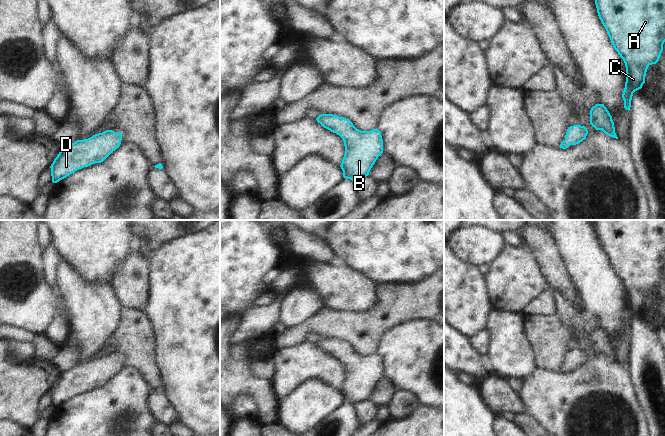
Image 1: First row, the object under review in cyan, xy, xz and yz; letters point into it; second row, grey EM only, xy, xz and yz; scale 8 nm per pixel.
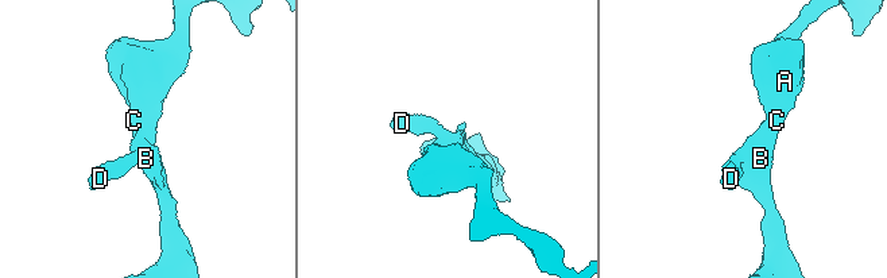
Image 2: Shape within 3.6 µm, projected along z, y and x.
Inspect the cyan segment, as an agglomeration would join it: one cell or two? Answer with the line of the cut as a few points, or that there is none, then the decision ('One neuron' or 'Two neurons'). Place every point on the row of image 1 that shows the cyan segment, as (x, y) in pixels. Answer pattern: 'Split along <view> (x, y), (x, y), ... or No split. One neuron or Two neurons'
No split. One neuron

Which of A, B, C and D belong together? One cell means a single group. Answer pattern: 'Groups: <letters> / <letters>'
Groups: A B C D

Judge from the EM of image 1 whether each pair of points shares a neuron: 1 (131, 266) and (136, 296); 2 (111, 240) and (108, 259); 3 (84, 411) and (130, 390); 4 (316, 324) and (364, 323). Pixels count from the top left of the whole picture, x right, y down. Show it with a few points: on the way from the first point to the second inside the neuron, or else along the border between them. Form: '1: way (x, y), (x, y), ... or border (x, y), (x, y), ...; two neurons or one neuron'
1: way (131, 273), (132, 289); one neuron
2: way (108, 245), (108, 254); one neuron
3: way (95, 411), (109, 411), (119, 401); one neuron
4: way (328, 324), (352, 324); one neuron

